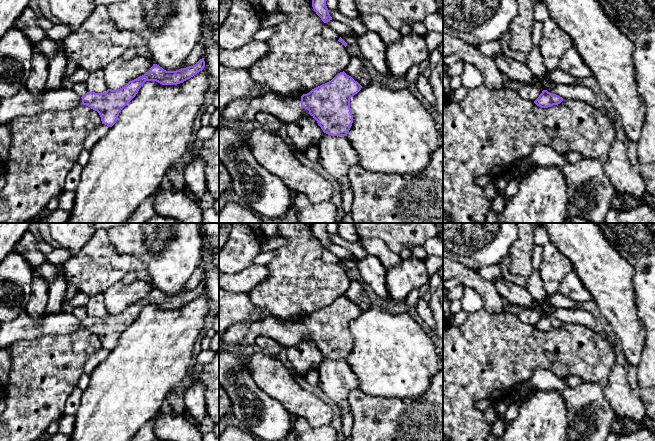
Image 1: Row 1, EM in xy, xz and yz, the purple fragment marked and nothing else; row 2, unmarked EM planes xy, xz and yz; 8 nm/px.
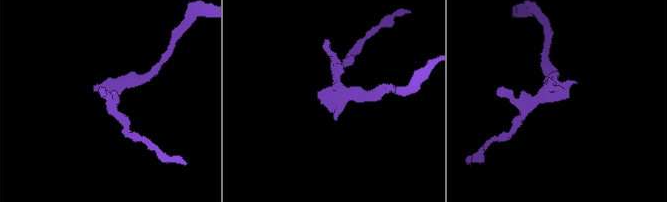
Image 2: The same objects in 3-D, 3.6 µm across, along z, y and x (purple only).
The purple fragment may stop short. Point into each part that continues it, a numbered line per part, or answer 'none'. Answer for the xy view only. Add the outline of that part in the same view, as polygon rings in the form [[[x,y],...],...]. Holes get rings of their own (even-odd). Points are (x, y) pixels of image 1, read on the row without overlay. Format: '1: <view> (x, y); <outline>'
1: xy (24, 327); [[[27,311],[0,326],[0,348],[19,340],[32,340],[44,335],[68,334],[82,329],[82,322],[72,312],[47,314],[34,319]]]

